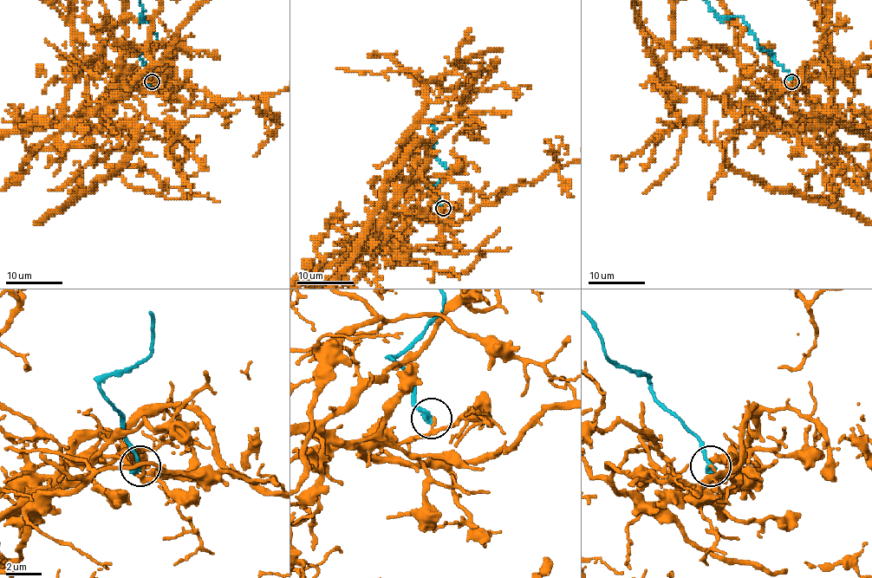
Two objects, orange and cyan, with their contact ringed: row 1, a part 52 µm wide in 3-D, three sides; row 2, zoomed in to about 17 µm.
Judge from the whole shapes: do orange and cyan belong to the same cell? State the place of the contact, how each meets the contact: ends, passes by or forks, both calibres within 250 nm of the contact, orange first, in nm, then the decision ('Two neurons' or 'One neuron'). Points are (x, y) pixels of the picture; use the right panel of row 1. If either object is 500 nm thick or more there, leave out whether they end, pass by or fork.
Place: (791, 81). At the ring orange ends. At the ring cyan ends. Thickness 150 nm (orange) against 320 nm. Two neurons

